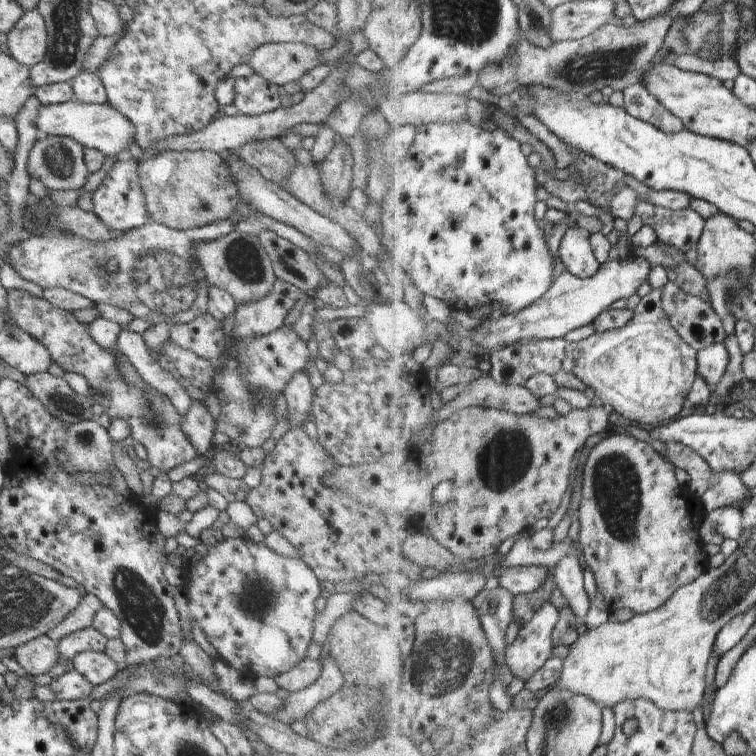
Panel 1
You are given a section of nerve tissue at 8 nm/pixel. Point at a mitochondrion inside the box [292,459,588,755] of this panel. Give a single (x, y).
(441, 661)

